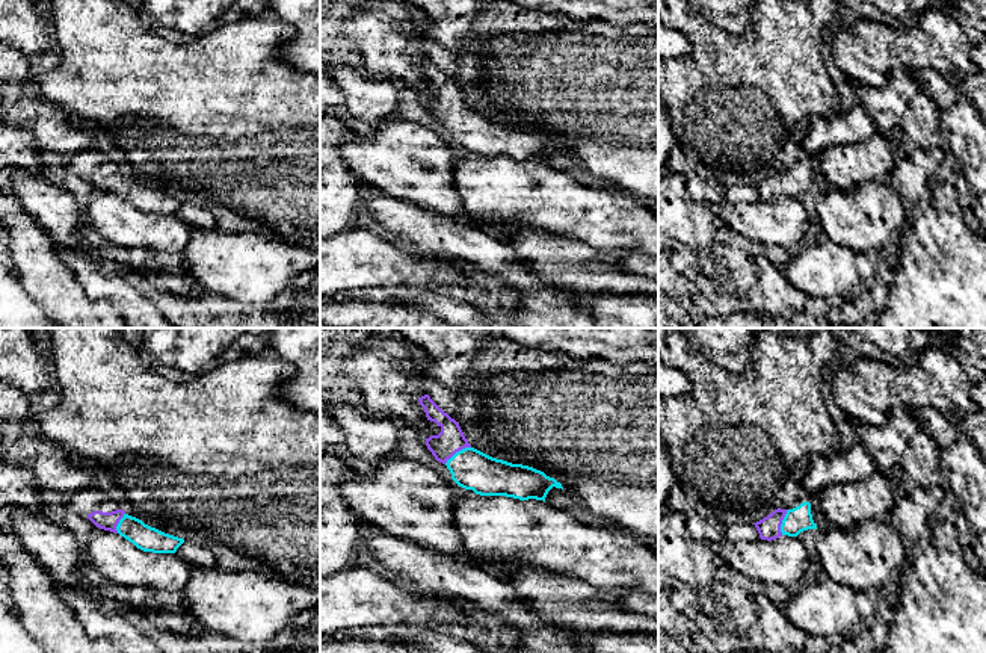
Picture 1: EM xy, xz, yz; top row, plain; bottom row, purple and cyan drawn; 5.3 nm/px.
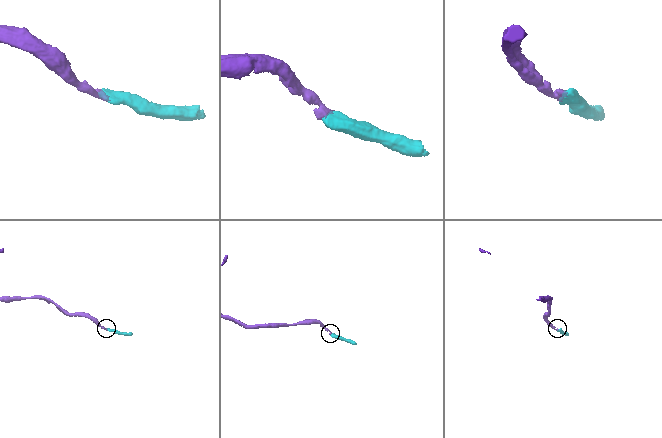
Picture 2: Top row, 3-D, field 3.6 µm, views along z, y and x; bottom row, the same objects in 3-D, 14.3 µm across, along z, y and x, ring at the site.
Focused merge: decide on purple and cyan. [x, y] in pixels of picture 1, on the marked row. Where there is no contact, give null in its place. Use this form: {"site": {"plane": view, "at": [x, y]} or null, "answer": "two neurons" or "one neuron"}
{"site": {"plane": "xz", "at": [456, 451]}, "answer": "one neuron"}

